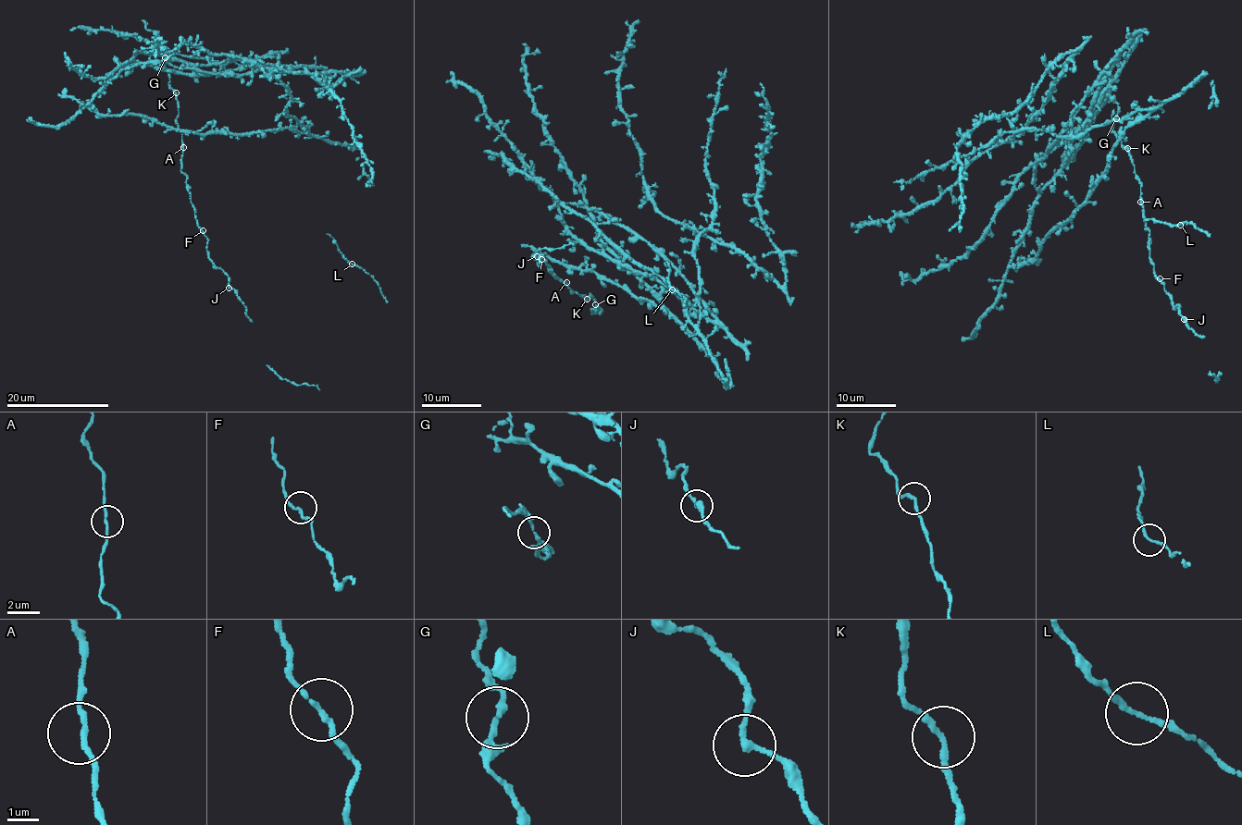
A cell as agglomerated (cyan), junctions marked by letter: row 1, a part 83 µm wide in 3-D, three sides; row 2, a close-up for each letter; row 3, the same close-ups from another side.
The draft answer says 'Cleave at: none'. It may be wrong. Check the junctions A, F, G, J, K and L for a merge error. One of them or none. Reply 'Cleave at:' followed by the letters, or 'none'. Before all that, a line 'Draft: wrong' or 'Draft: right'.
Draft: right
Cleave at: none

